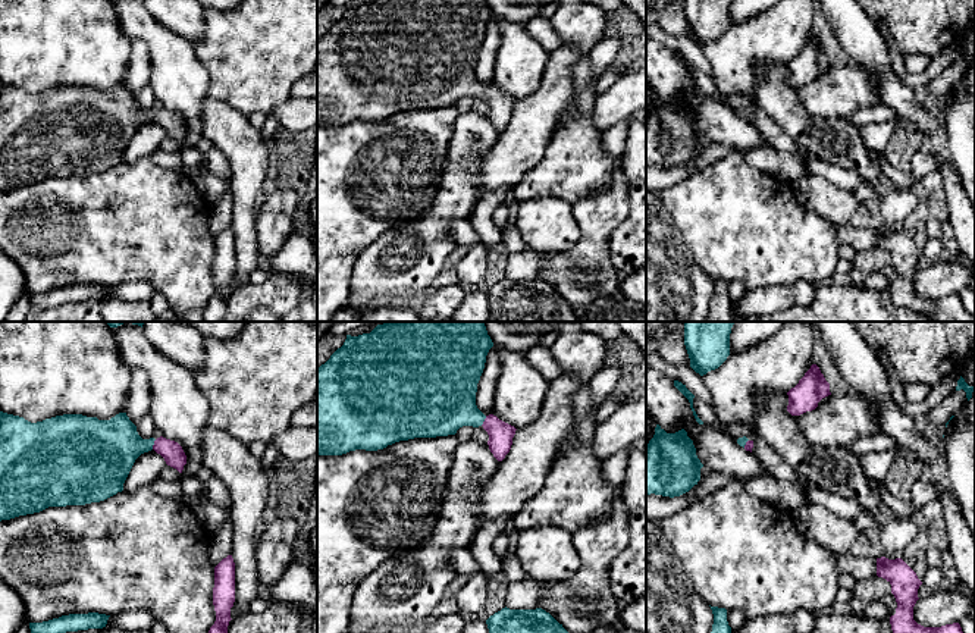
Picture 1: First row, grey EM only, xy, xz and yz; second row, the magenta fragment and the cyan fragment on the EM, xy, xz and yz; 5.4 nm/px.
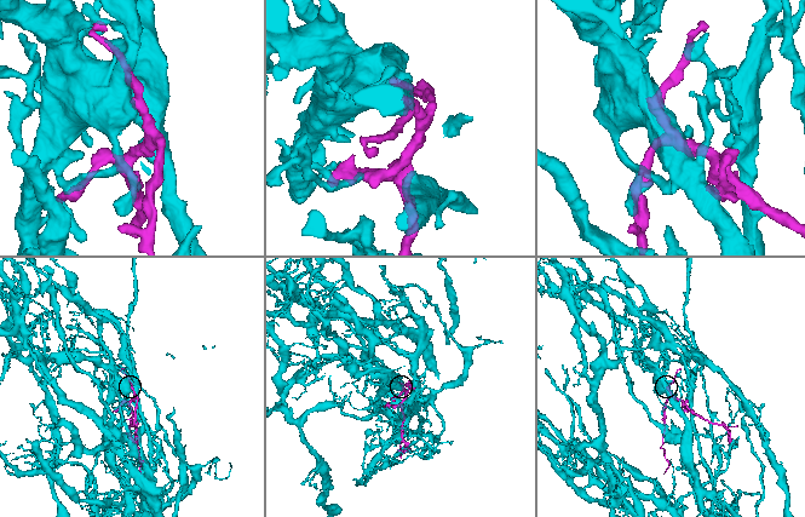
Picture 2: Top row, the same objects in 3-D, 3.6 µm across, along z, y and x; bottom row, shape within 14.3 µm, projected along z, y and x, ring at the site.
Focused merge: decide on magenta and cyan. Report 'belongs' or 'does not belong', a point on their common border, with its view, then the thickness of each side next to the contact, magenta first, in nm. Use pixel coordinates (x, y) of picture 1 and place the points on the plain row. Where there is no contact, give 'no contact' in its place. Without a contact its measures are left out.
belongs | xy (154, 115) | 120/320 nm

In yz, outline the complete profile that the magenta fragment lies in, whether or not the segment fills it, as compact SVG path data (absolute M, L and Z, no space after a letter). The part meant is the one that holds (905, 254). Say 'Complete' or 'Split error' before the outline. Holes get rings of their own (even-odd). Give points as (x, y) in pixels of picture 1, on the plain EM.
Complete. M877 229L877 247L891 256L896 269L896 285L890 288L891 301L896 307L925 314L937 322L975 322L959 294L941 298L924 298L913 291L913 278L922 253L916 244L902 231Z

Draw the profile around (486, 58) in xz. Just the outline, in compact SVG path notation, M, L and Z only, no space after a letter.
M492 18L486 26L486 34L480 51L477 54L476 76L485 85L492 85L496 51L501 44L499 26Z

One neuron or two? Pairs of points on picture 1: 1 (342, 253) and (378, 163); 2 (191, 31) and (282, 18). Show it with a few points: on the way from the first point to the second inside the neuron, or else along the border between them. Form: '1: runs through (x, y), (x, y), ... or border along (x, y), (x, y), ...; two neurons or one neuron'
1: runs through (342, 231), (342, 200), (356, 185); one neuron
2: border along (204, 15), (203, 37), (193, 44); two neurons

